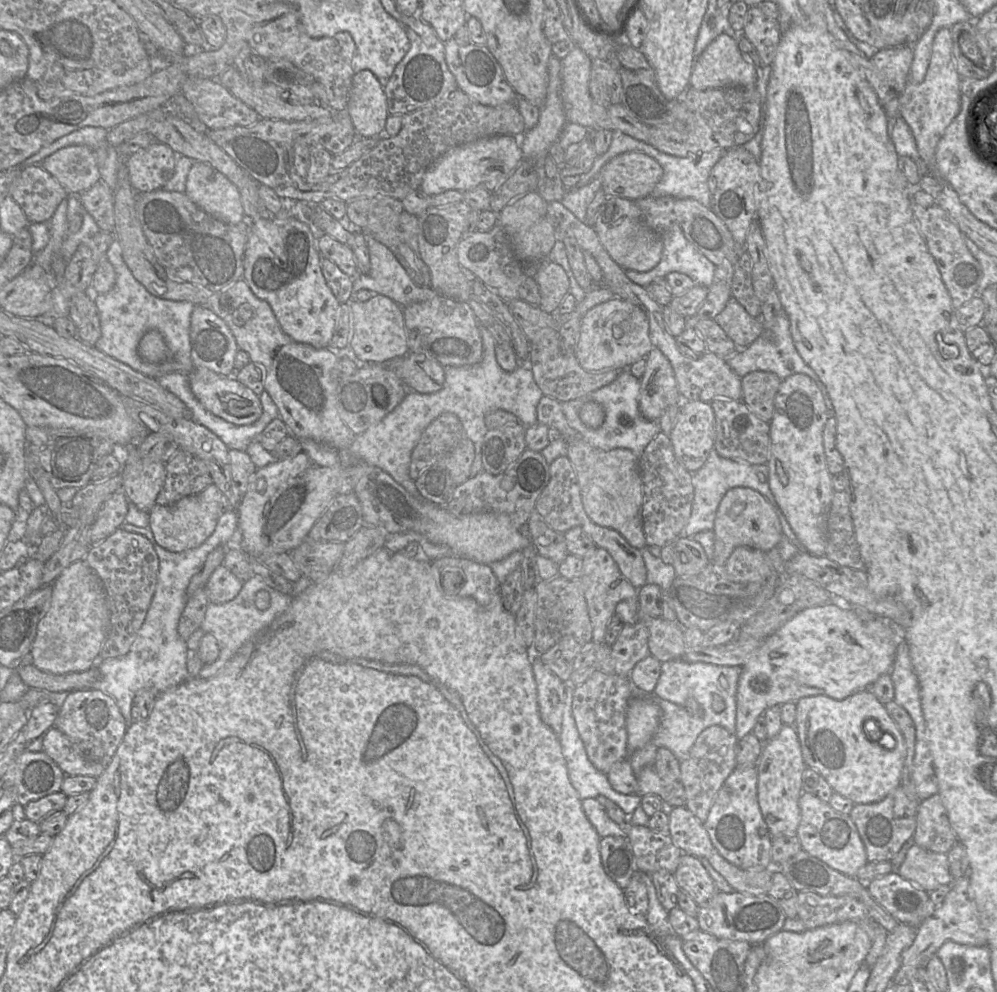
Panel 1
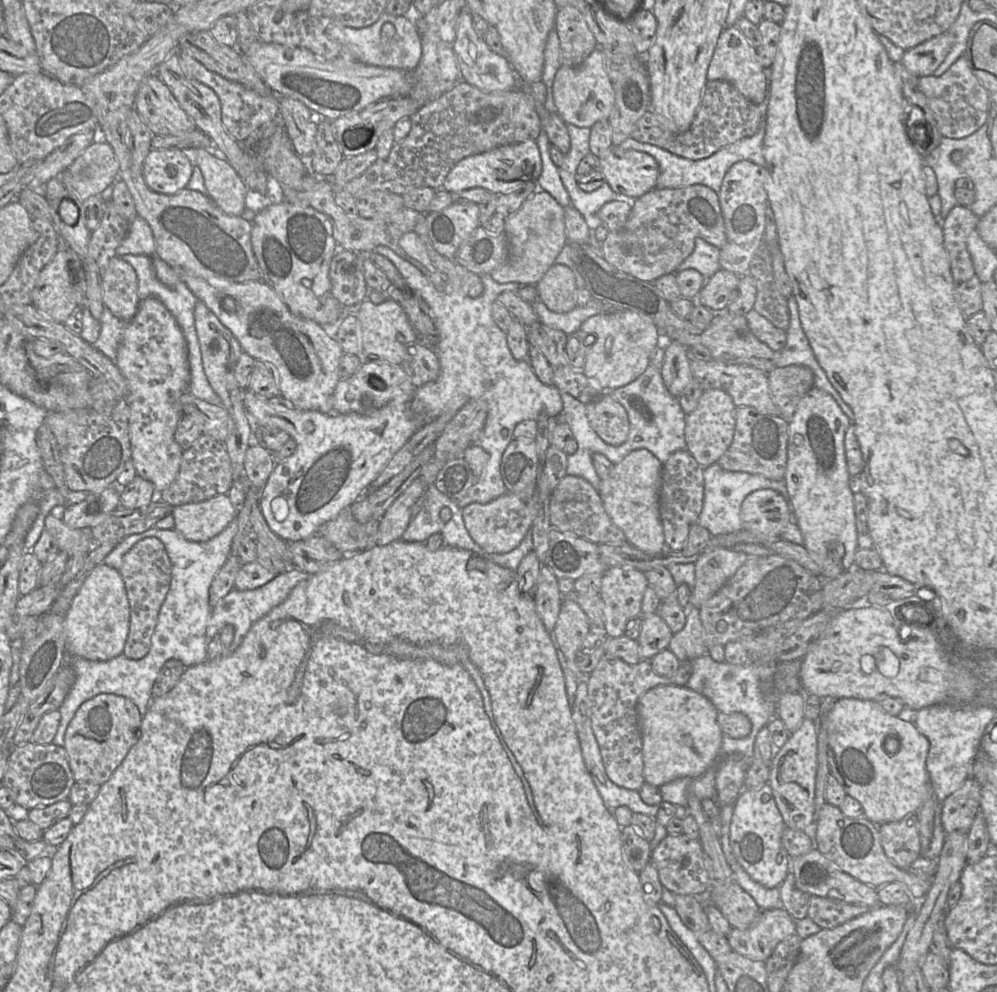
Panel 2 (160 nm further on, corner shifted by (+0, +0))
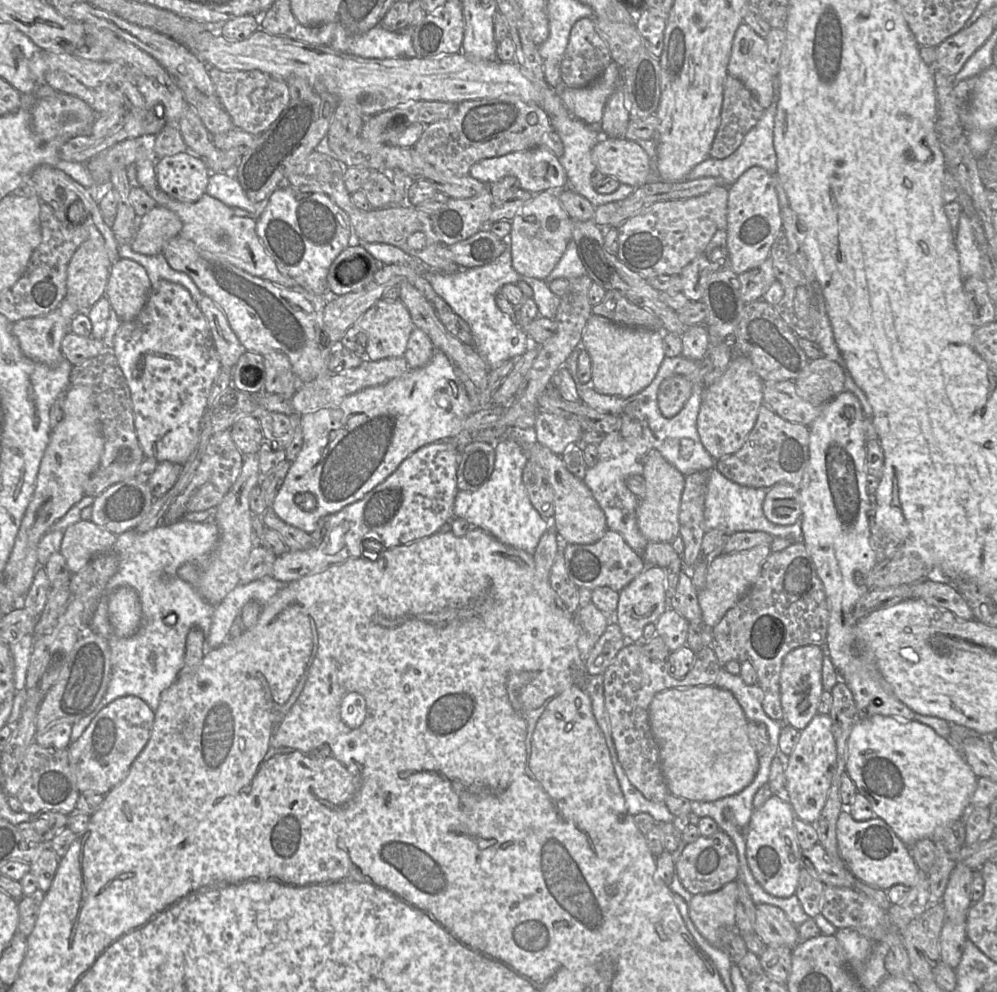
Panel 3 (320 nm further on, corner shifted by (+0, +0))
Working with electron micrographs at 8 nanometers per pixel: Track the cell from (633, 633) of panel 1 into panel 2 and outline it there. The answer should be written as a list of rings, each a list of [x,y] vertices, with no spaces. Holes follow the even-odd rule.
[[[656,612],[643,615],[637,638],[641,658],[650,660],[659,652],[668,649],[672,636],[673,632]]]

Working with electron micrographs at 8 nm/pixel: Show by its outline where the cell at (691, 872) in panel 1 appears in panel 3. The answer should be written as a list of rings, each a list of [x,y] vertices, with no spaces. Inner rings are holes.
[[[756,905],[754,933],[767,945],[793,949],[801,940],[797,928],[775,905]]]

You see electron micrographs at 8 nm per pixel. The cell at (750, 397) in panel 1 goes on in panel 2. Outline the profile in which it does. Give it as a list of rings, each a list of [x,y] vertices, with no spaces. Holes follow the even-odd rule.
[[[802,365],[775,368],[767,374],[770,396],[780,410],[780,417],[789,419],[799,401],[813,388],[814,373]]]

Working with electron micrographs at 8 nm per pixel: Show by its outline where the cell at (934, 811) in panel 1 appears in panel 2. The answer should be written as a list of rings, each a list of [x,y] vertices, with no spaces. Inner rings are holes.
[[[973,777],[942,802],[941,822],[947,834],[968,833],[980,812],[981,786]]]

